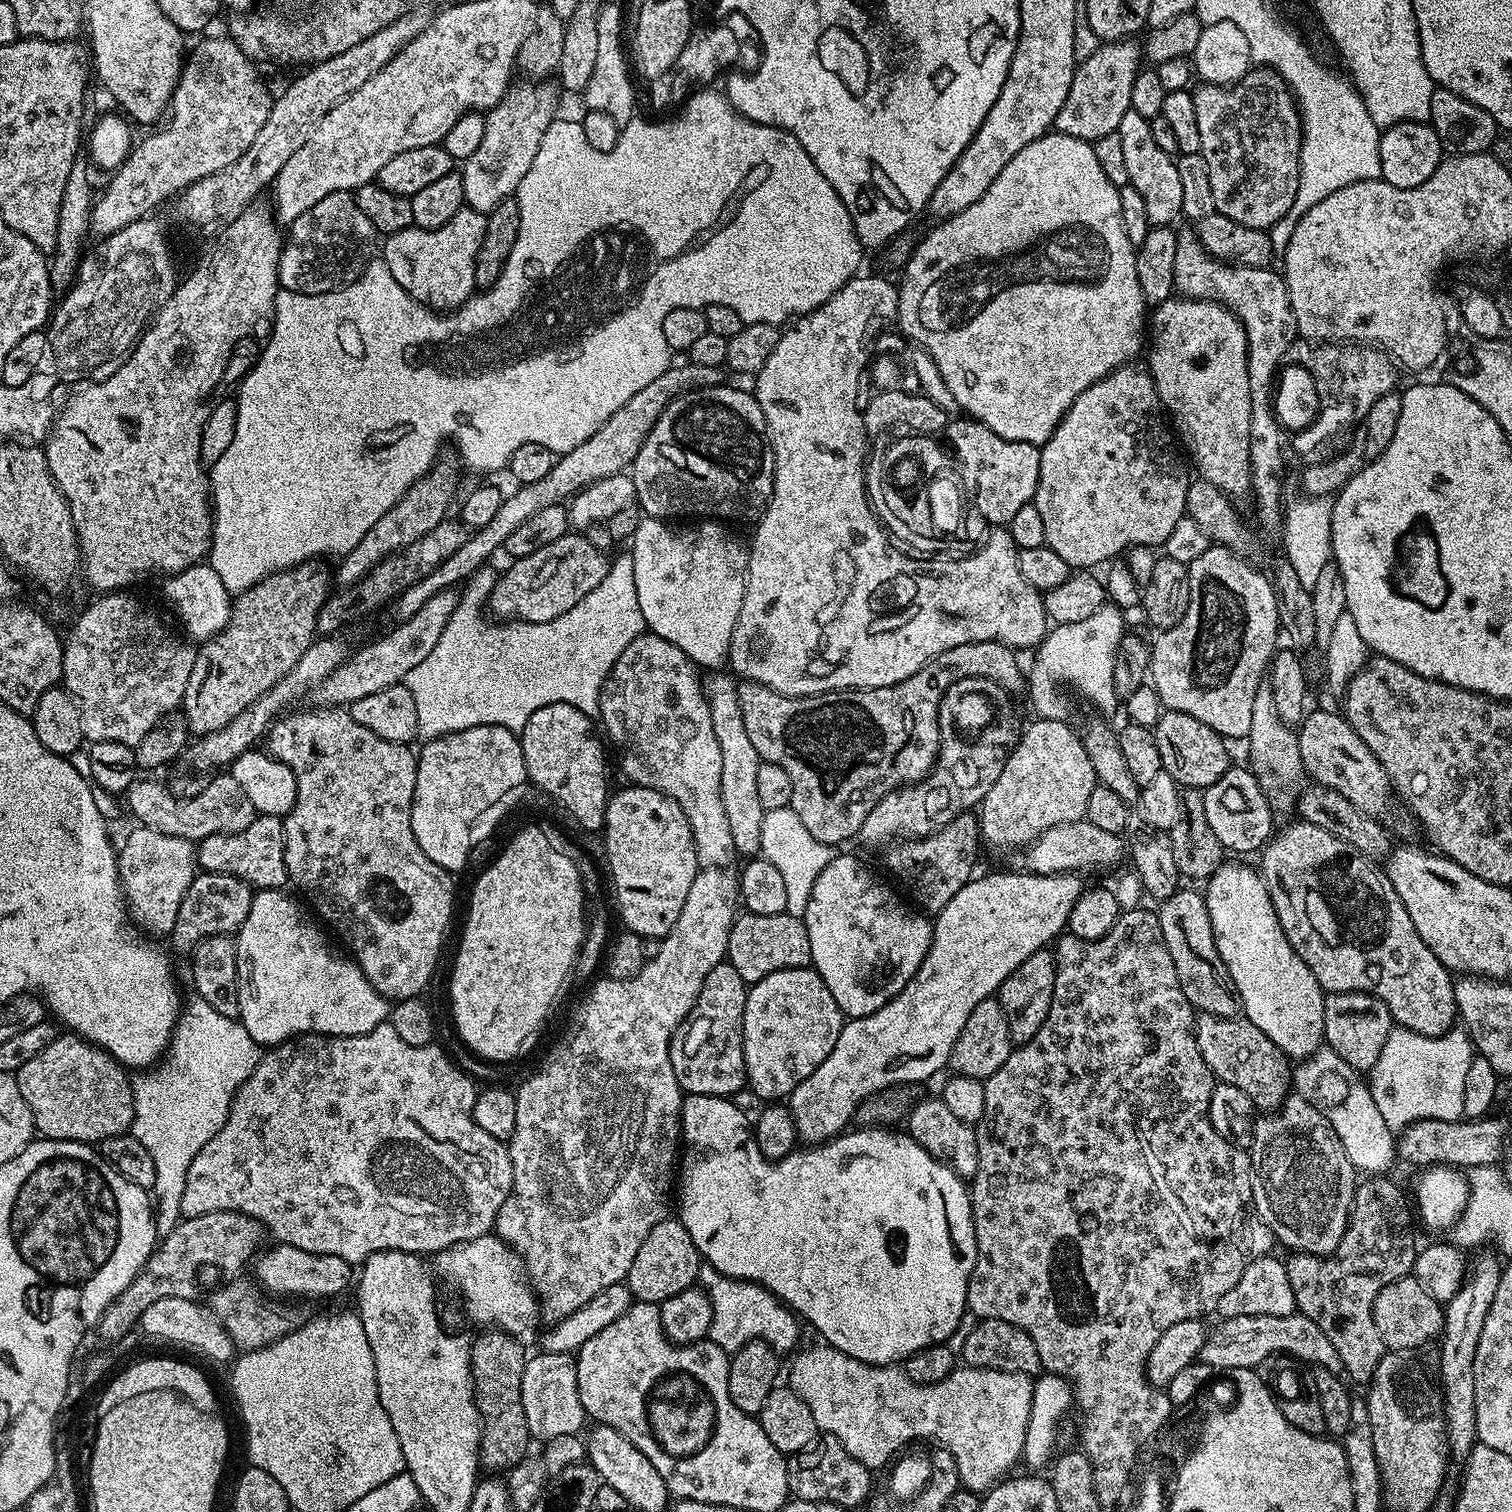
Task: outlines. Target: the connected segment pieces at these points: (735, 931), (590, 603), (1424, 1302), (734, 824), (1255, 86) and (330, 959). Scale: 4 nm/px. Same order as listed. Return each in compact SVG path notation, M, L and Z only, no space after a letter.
M741 911L732 921L728 932L727 963L742 974L744 983L751 986L758 983L766 974L774 974L780 968L806 968L811 965L810 934L799 916L782 914L754 914Z
M628 550L609 563L606 578L602 578L602 582L598 582L598 586L594 586L578 606L570 606L566 614L550 622L526 624L522 620L514 620L484 624L480 608L482 612L485 604L483 595L470 597L464 624L448 624L434 650L430 650L429 656L418 662L418 666L414 666L402 681L410 694L414 694L414 707L418 709L416 734L421 741L436 740L451 732L487 724L502 726L518 734L534 710L542 710L542 706L558 702L578 706L582 714L595 717L600 710L600 691L604 689L614 662L618 662L618 658L622 658L622 650L626 650L626 646L645 631L642 609L638 607L638 590L634 586L634 558Z
M1415 1275L1403 1276L1400 1280L1382 1286L1378 1298L1374 1298L1374 1326L1382 1334L1382 1342L1389 1352L1414 1352L1437 1339L1444 1330L1444 1309L1441 1301L1426 1294Z
M716 670L703 681L710 706L710 720L714 722L714 738L722 750L722 807L726 810L726 822L730 825L730 835L734 838L737 853L744 858L752 858L760 851L762 842L762 818L764 807L758 798L756 776L762 763L758 750L754 750L750 737L746 735L746 725L742 723L742 706L738 706L737 681L727 671Z
M1263 66L1253 67L1237 84L1227 88L1218 84L1201 83L1200 89L1192 92L1194 98L1194 114L1198 114L1198 134L1202 134L1202 146L1200 147L1200 157L1206 162L1206 170L1210 170L1210 191L1214 194L1214 206L1216 211L1221 212L1226 218L1234 218L1242 226L1251 228L1271 228L1282 219L1294 206L1294 194L1298 194L1298 178L1300 177L1300 109L1296 106L1296 101L1284 79Z
M284 890L257 891L252 898L250 914L246 914L246 922L242 922L239 932L235 933L234 936L236 942L236 957L238 958L238 1006L240 1007L238 1019L244 1024L246 1030L250 1032L250 1036L254 1038L254 1042L261 1046L275 1046L283 1044L285 1040L291 1040L305 1034L357 1036L358 1034L366 1034L370 1030L374 1030L374 1026L385 1023L390 1016L390 1001L380 994L378 990L374 990L374 986L370 986L366 974L362 974L362 970L356 965L355 959L349 958L347 955L344 955L345 957L339 956L339 954L332 949L332 944L328 941L329 933L325 931L315 919L312 921L311 918L304 913L305 905L303 903L300 905L298 901L291 900L286 893L287 891Z

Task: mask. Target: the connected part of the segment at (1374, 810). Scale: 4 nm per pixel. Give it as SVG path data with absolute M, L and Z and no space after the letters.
M1309 711L1300 721L1296 737L1298 754L1302 754L1302 766L1315 783L1330 786L1330 790L1338 790L1342 798L1350 798L1350 802L1354 802L1354 806L1366 814L1383 817L1383 812L1394 801L1392 780L1339 711Z

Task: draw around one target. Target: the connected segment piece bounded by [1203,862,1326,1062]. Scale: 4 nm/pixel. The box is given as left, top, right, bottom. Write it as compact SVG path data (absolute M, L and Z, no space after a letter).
M1225 862L1208 877L1206 887L1208 892L1203 897L1214 930L1214 942L1236 987L1243 1015L1289 1061L1299 1062L1314 1055L1324 1039L1326 993L1314 974L1310 974L1310 966L1290 946L1259 871L1244 864Z

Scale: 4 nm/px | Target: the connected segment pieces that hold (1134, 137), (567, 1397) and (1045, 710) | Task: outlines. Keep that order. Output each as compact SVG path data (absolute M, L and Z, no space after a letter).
M1129 110L1116 133L1122 138L1128 183L1134 186L1134 190L1138 190L1138 194L1142 194L1149 225L1172 226L1182 216L1182 182L1178 178L1176 160L1156 145L1148 122L1142 118L1142 114Z
M537 1351L537 1356L529 1355L524 1362L522 1370L522 1410L526 1414L526 1426L529 1437L547 1442L562 1435L574 1435L581 1431L586 1413L582 1406L582 1398L578 1398L578 1374L576 1373L576 1357L573 1353Z
M1105 602L1082 622L1057 624L1045 636L1044 641L1035 649L1036 665L1032 668L1032 677L1026 680L1027 687L1032 687L1032 704L1036 707L1035 715L1046 720L1059 720L1060 692L1056 684L1069 684L1077 688L1094 707L1097 713L1108 714L1118 703L1114 690L1114 658L1118 654L1118 642L1126 634L1124 628L1125 613L1111 602Z

